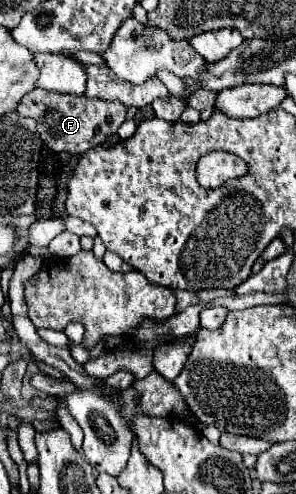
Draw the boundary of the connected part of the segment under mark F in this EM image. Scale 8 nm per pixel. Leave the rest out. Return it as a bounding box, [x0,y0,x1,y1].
[16,88,128,154]

